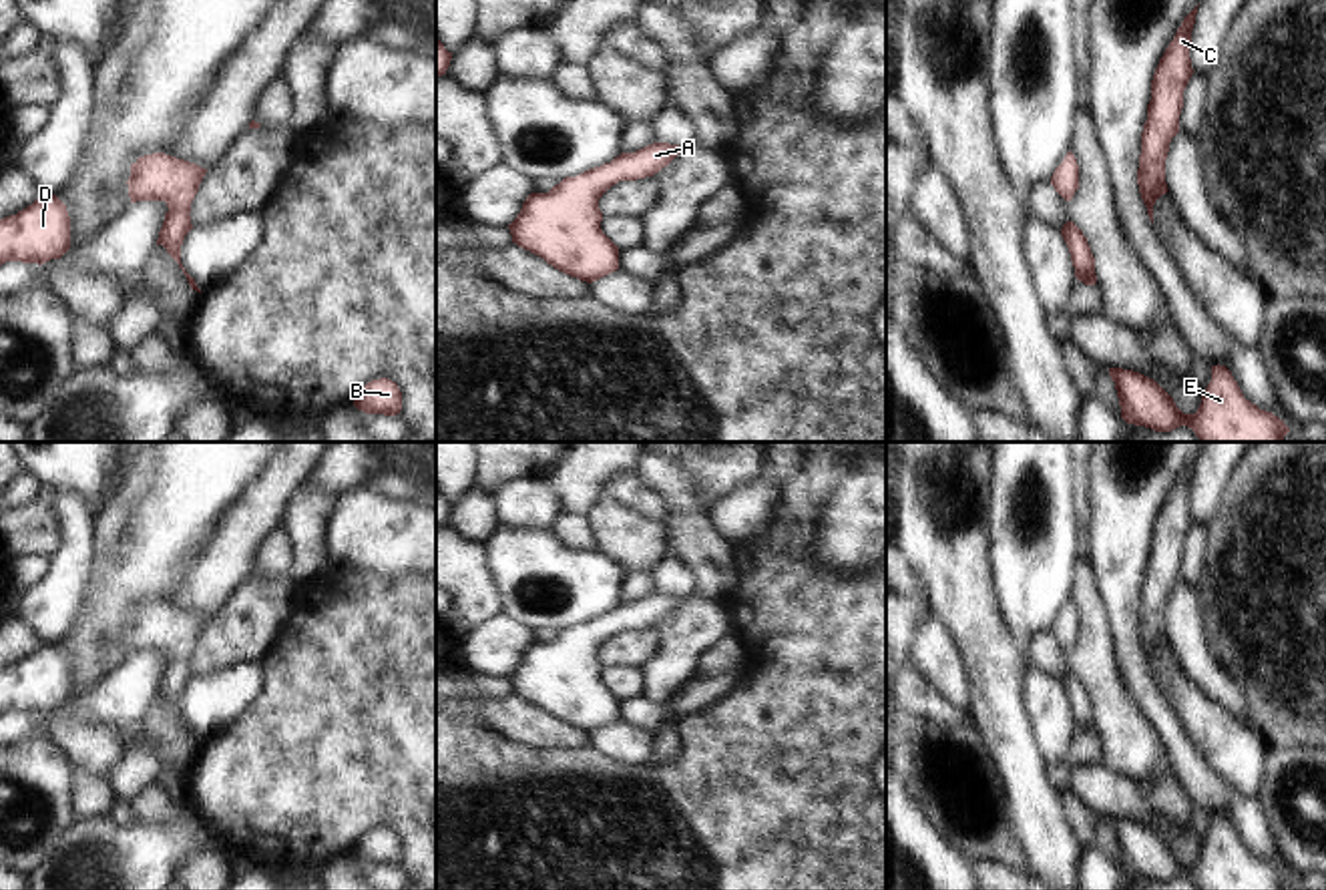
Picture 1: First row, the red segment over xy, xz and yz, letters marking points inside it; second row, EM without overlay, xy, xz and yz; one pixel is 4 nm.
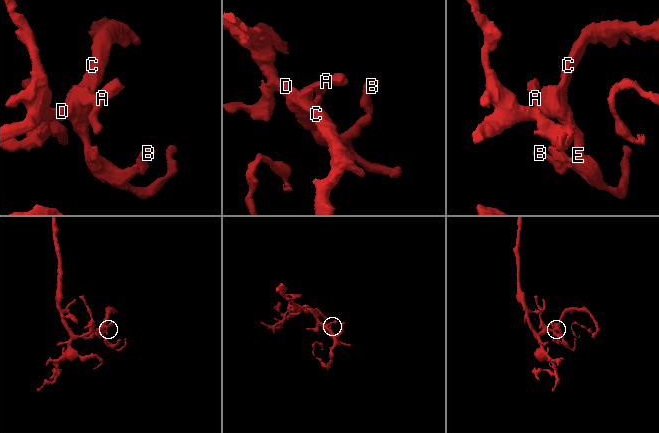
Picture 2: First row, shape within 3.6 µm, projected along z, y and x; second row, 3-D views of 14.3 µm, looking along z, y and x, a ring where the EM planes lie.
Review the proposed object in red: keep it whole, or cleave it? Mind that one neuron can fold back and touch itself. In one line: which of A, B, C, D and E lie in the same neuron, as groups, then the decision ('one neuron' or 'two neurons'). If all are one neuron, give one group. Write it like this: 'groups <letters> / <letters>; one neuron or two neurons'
groups A B C D E; one neuron

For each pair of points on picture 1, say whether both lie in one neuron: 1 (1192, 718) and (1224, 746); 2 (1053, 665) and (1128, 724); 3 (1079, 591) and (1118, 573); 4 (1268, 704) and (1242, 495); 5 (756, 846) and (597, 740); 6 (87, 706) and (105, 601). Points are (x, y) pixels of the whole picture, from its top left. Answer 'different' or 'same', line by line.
1: same
2: different
3: different
4: same
5: different
6: different

